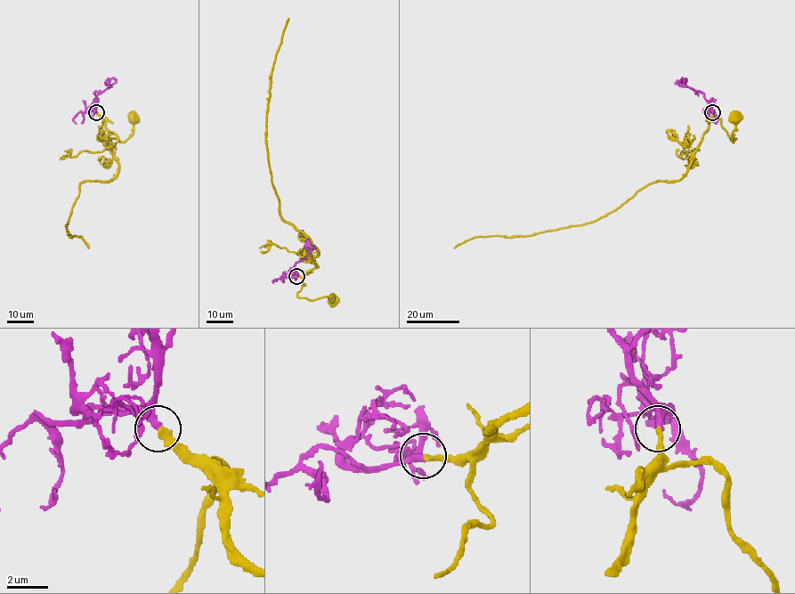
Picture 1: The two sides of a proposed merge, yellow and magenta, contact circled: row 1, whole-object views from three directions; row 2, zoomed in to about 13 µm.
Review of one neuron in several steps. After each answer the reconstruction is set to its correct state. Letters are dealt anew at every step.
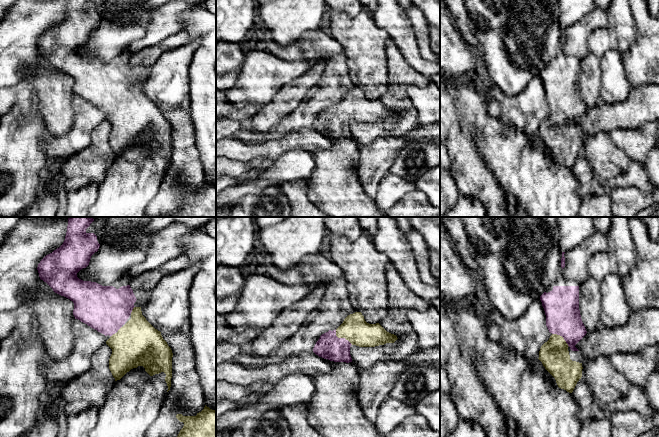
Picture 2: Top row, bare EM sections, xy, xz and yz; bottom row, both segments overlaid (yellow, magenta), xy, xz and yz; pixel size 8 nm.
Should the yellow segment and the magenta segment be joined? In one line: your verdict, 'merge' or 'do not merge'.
merge

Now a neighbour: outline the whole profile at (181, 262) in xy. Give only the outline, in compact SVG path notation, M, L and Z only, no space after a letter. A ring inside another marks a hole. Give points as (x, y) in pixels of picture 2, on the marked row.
M181 254L177 258L174 258L162 265L160 267L160 271L162 275L172 274L174 272L187 268L190 264L191 262L188 259L187 255Z

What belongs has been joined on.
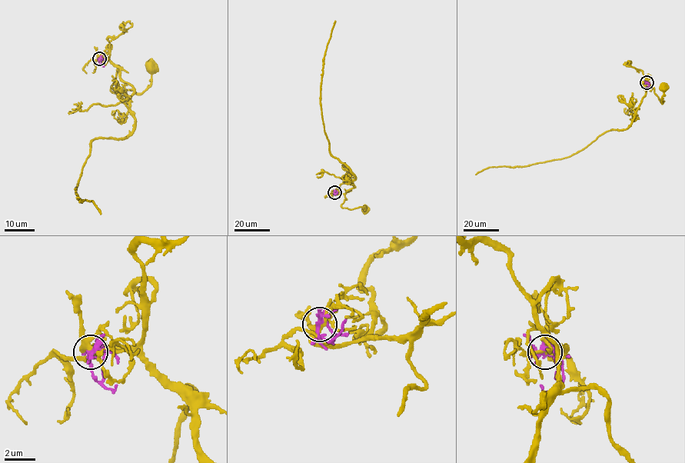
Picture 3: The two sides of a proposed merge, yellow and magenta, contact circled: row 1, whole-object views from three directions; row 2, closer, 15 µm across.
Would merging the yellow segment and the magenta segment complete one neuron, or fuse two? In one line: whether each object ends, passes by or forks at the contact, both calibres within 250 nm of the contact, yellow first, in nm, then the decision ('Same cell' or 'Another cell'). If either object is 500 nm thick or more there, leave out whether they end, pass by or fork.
At the ring yellow forks. At the ring magenta forks. Thickness 300 nm (yellow) against 280 nm. Another cell

